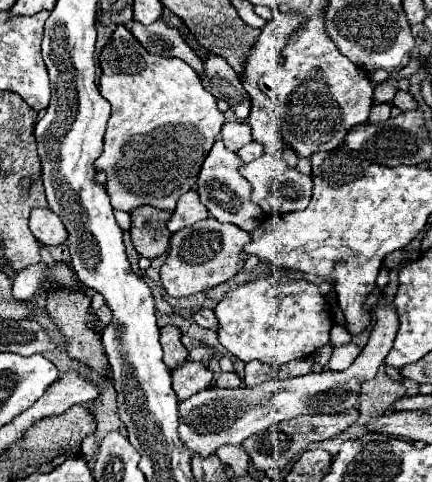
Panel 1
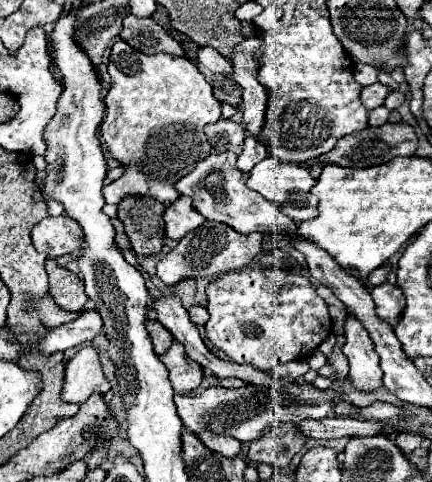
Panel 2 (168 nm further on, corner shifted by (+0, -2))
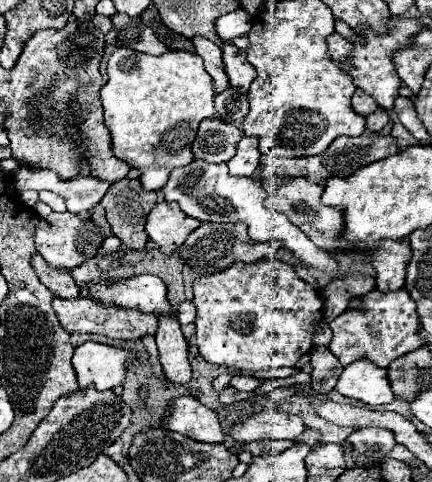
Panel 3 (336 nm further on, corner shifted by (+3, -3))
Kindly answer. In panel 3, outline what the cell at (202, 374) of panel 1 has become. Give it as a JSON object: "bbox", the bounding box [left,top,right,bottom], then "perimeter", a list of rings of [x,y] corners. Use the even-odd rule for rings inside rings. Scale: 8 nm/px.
{"bbox":[155,317,191,385],"perimeter":[[[177,317],[173,319],[159,319],[159,329],[155,335],[161,365],[165,375],[175,385],[185,385],[191,381],[191,365],[189,365],[189,351],[187,341],[181,333]]]}

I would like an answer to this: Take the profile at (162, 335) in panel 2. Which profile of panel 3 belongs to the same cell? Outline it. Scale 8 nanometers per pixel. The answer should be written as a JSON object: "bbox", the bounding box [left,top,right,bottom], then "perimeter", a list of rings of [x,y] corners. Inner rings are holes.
{"bbox":[53,297,157,341],"perimeter":[[[85,297],[77,299],[53,299],[53,311],[61,323],[61,327],[71,333],[71,335],[81,335],[81,333],[99,333],[105,337],[113,339],[125,339],[125,341],[137,341],[143,339],[145,335],[155,335],[157,333],[157,315],[145,315],[141,311],[129,311],[113,305],[103,305]]]}

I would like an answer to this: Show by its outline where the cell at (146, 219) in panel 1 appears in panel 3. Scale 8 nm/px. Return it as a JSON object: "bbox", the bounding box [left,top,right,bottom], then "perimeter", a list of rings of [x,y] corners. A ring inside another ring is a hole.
{"bbox":[101,179,157,249],"perimeter":[[[121,179],[109,187],[101,205],[107,211],[113,235],[129,249],[145,249],[149,241],[145,221],[157,205],[157,193],[147,193],[137,179]]]}

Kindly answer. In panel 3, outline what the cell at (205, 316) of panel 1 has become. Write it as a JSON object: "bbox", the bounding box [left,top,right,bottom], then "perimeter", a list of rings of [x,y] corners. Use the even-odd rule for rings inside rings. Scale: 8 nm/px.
{"bbox":[177,301,195,323],"perimeter":[[[185,301],[177,307],[177,319],[181,323],[193,323],[195,321],[195,305],[193,301]]]}

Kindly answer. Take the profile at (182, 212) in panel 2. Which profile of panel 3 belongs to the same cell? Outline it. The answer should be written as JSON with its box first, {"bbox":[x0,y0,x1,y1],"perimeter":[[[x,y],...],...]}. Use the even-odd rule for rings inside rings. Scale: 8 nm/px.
{"bbox":[145,201,201,255],"perimeter":[[[159,201],[157,207],[147,217],[145,231],[147,231],[149,239],[161,247],[161,251],[171,255],[173,251],[177,251],[183,245],[187,235],[191,231],[195,231],[199,225],[201,223],[197,219],[185,215],[177,207],[177,203]]]}

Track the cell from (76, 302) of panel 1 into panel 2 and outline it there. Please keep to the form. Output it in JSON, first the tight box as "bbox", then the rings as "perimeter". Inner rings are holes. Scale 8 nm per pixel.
{"bbox":[46,258,88,312],"perimeter":[[[46,258],[46,274],[50,280],[50,296],[54,298],[54,302],[64,310],[80,312],[88,302],[82,280],[74,272],[58,266],[52,258]]]}

